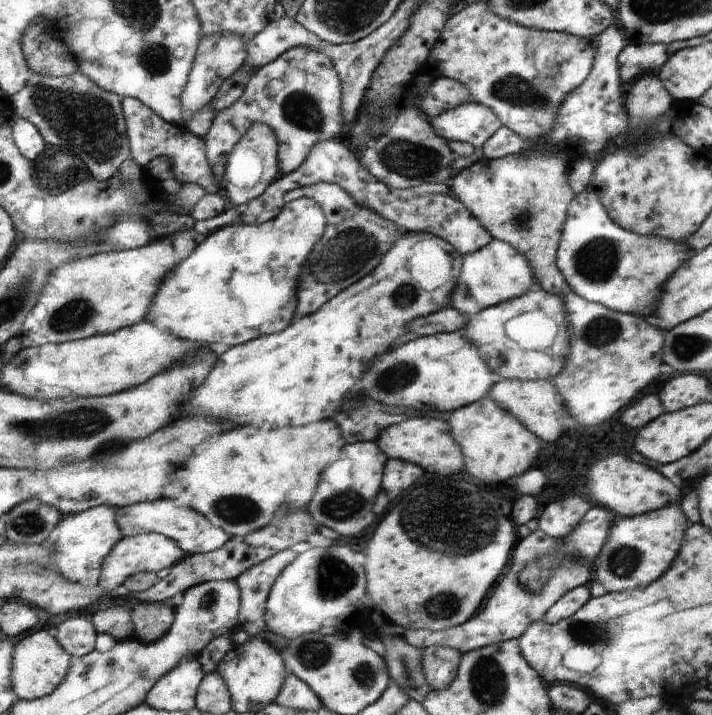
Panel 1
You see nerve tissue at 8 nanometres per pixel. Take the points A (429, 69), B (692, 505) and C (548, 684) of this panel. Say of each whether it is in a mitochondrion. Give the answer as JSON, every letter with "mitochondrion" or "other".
{"A":"other","B":"other","C":"other"}

